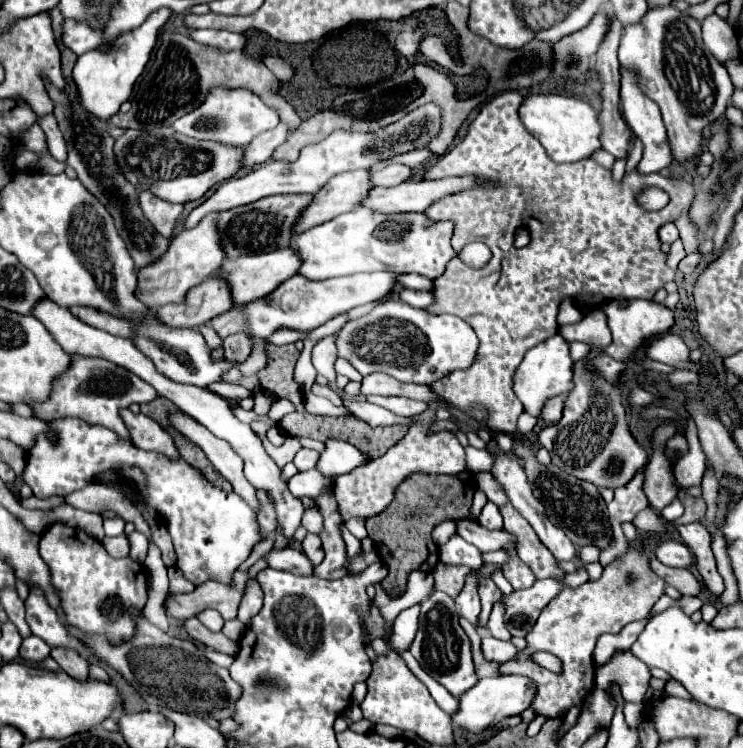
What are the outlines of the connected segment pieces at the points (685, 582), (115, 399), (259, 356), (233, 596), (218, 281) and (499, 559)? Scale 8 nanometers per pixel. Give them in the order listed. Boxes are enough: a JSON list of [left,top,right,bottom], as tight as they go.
[[649,558,701,596],[27,356,157,438],[239,340,268,376],[163,558,267,620],[157,276,233,328],[481,550,509,566]]

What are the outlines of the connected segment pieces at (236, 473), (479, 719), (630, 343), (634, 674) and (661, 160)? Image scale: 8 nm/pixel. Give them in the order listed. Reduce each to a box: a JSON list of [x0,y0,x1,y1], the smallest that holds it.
[[169,410,259,512],[453,674,535,732],[599,298,675,360],[594,650,649,702],[621,70,671,174]]

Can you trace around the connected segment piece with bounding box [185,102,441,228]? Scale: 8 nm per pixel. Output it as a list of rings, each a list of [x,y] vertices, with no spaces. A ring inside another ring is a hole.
[[[433,102],[419,106],[417,110],[409,112],[401,120],[397,120],[385,128],[379,128],[377,132],[335,130],[325,140],[305,146],[295,162],[271,160],[271,162],[263,164],[261,168],[241,176],[241,178],[235,176],[235,178],[225,180],[209,200],[205,200],[201,206],[197,206],[187,216],[185,228],[193,228],[209,212],[231,210],[231,208],[237,208],[243,204],[251,204],[251,202],[265,198],[265,196],[273,196],[273,194],[315,194],[335,174],[357,170],[357,168],[371,168],[371,166],[379,164],[381,160],[387,160],[391,156],[425,148],[429,144],[429,140],[433,140],[433,136],[437,136],[439,130],[441,130],[441,110]]]

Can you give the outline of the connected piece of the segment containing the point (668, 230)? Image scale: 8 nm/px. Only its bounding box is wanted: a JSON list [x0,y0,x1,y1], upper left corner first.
[659,222,679,244]

